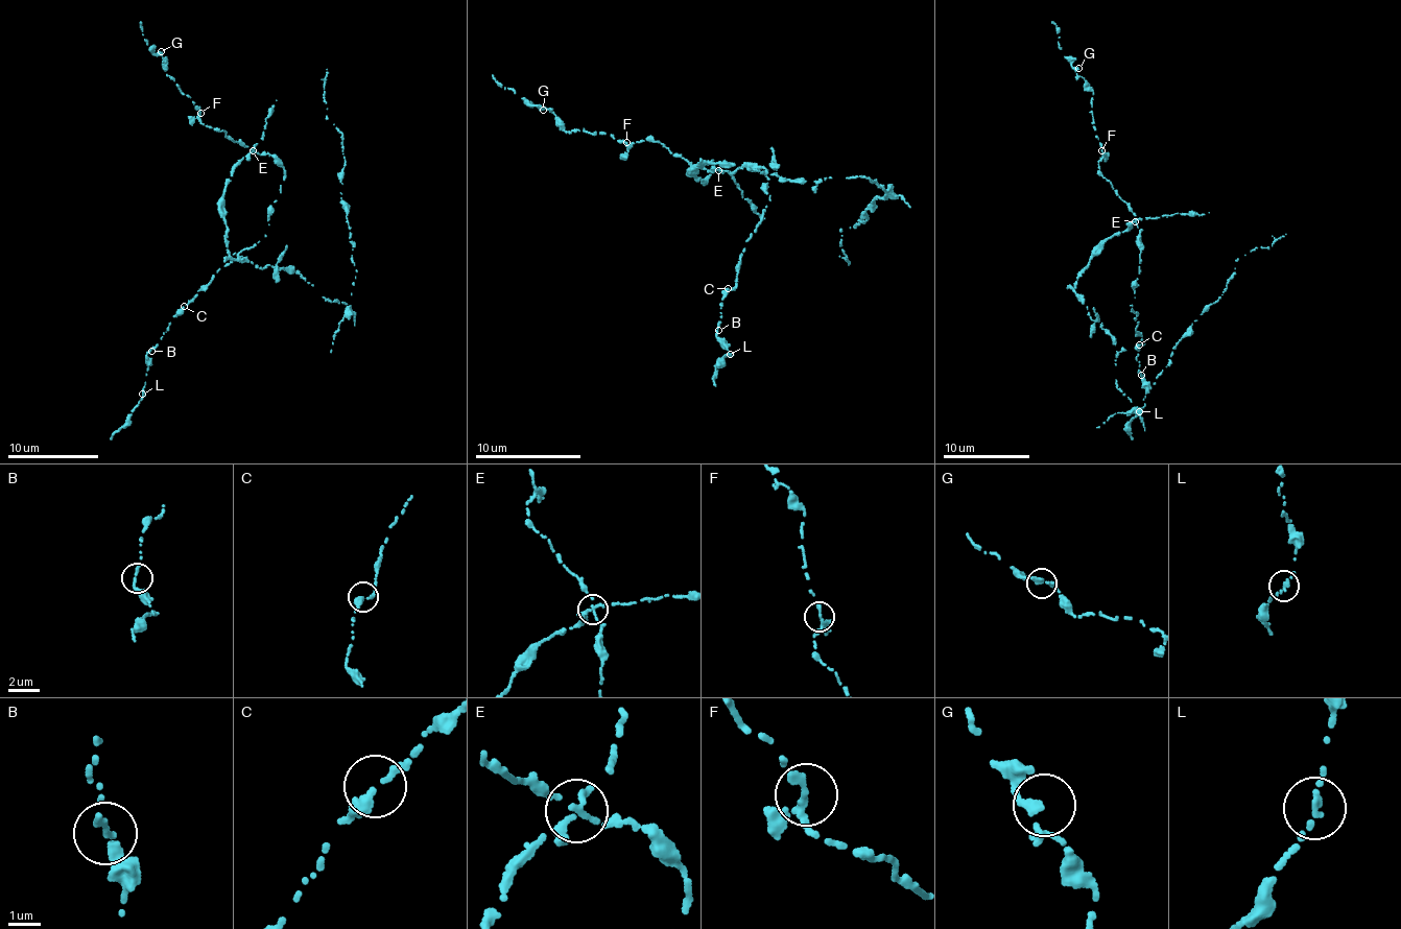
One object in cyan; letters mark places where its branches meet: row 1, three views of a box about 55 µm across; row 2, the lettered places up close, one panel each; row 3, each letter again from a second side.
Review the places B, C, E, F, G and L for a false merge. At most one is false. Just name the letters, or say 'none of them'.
E

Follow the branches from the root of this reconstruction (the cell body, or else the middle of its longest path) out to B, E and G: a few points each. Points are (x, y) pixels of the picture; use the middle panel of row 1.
B: (697, 172), (704, 182), (716, 169), (763, 166), (763, 192), (770, 196), (720, 304), (718, 330)
E: (697, 172), (692, 174), (704, 182), (712, 171), (717, 170)
G: (697, 172), (704, 182), (715, 171), (655, 141), (630, 147), (606, 133), (570, 134), (543, 110)

